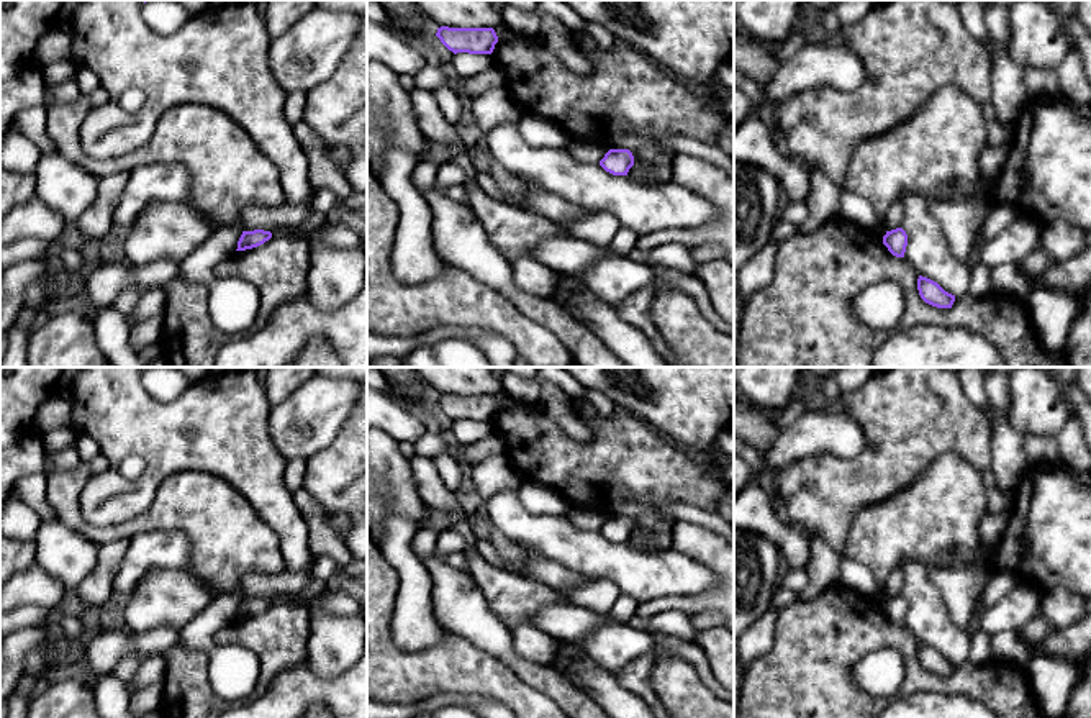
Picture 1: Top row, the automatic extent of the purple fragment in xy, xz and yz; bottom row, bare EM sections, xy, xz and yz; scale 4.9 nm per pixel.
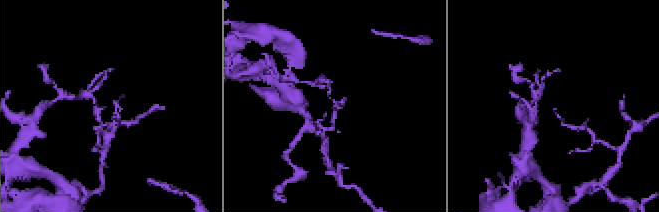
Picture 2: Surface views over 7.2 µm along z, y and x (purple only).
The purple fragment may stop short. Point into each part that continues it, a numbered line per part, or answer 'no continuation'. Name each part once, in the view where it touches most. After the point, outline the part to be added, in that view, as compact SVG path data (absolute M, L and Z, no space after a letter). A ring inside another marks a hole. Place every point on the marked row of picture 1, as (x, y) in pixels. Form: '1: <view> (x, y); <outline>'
no continuation

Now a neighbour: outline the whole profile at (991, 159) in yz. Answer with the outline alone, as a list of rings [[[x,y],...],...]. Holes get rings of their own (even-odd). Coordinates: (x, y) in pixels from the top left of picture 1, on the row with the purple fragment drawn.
[[[986,144],[978,154],[978,182],[989,187],[1004,169],[1009,157],[1009,146]]]

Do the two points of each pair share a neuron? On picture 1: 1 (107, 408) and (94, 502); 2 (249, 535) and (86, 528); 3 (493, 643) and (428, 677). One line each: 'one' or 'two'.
1: one
2: one
3: two

